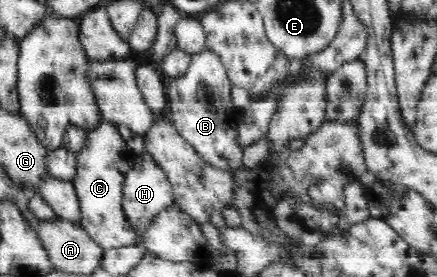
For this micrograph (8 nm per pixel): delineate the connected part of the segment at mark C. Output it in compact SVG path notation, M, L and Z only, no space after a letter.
M105 121L86 134L85 144L76 154L78 163L72 180L78 198L79 225L104 249L141 244L122 207L124 180L133 165L127 140L113 123Z

